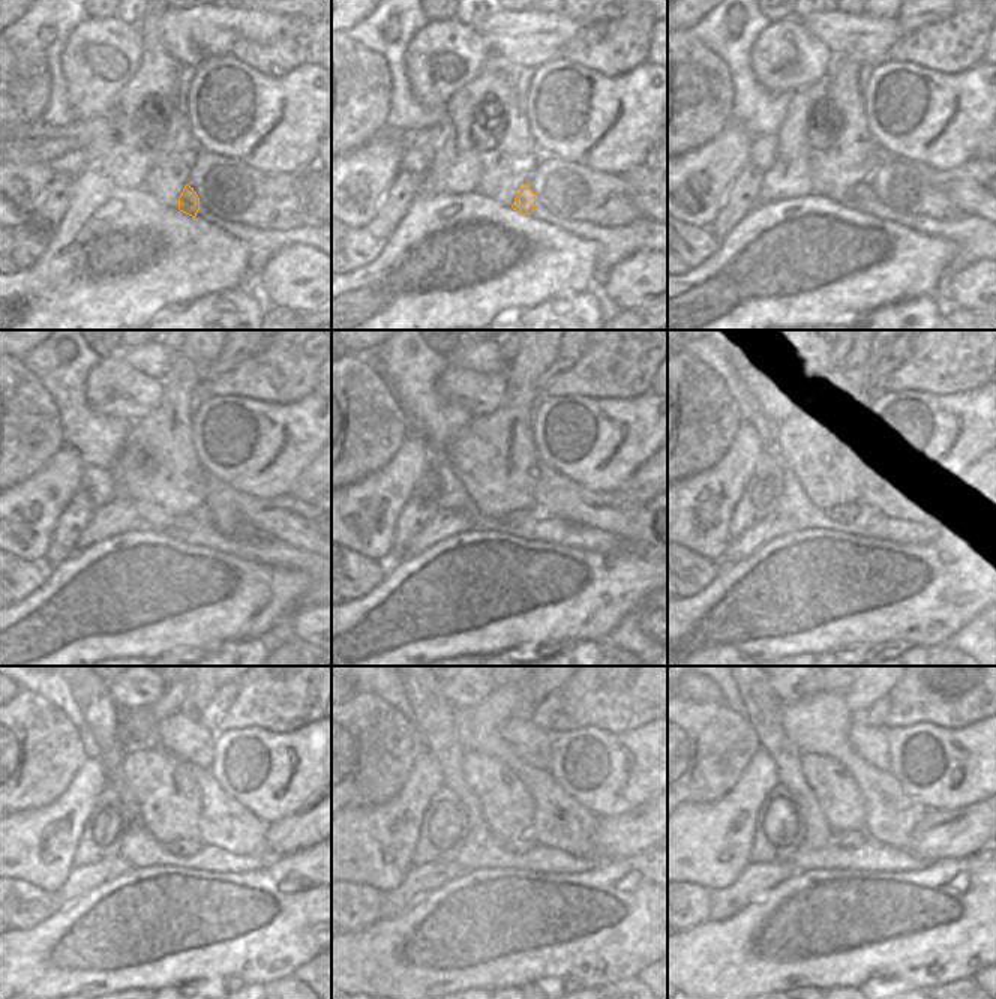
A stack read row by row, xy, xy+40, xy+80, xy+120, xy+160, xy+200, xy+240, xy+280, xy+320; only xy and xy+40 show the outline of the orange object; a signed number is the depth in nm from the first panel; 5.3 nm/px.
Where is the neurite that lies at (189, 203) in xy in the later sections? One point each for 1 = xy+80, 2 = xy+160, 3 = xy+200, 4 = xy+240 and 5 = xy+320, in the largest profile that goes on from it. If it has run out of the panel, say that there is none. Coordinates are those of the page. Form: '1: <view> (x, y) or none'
1: xy+80 (863, 191)
2: xy+160 (513, 518)
3: xy+200 (860, 515)
4: xy+240 (188, 846)
5: xy+320 (854, 839)

